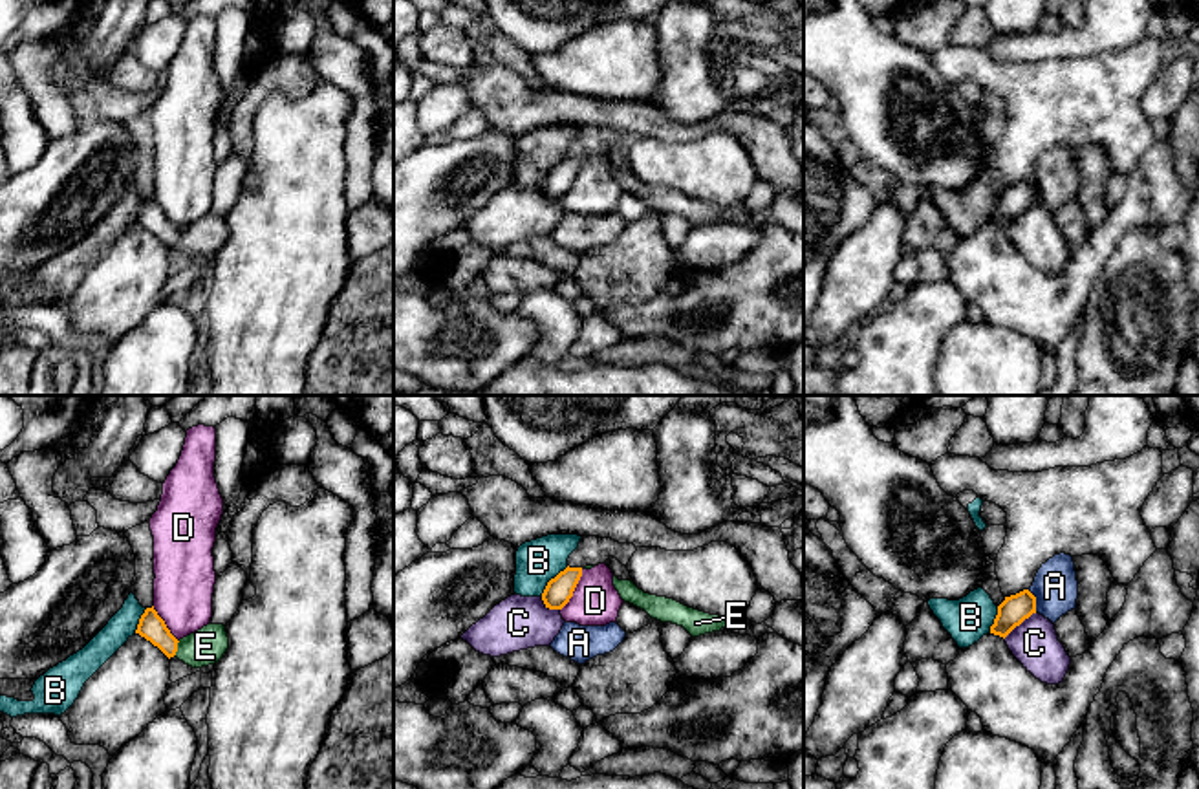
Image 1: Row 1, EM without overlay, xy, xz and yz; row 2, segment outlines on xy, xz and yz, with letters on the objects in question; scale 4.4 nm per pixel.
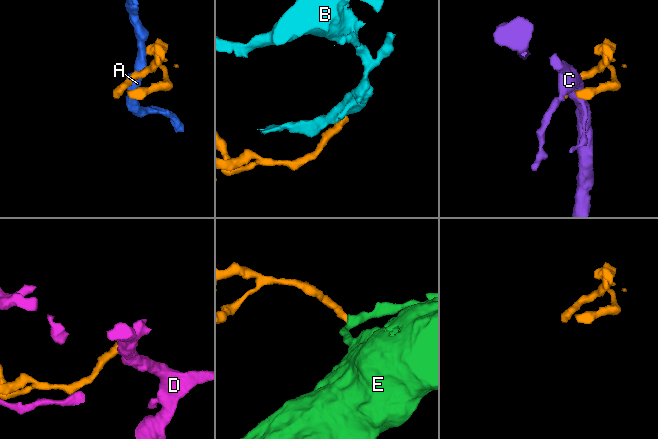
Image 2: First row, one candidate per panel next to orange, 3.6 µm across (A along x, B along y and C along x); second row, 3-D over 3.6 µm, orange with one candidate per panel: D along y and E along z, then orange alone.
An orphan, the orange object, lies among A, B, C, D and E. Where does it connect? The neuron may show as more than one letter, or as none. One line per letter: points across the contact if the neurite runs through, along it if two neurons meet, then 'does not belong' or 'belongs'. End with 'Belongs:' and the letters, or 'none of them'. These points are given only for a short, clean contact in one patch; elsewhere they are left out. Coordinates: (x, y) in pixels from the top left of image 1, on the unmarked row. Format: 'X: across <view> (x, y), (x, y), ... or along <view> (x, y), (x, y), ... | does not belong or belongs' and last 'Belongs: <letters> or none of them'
A: does not belong
B: along xz (568, 156), (548, 172), (540, 185) | does not belong
C: along yz (1035, 202), (1004, 227) | does not belong
D: along xz (583, 158), (573, 185), (561, 200) | does not belong
E: across xy (151, 216), (176, 238), (205, 237) | belongs
Belongs: E

